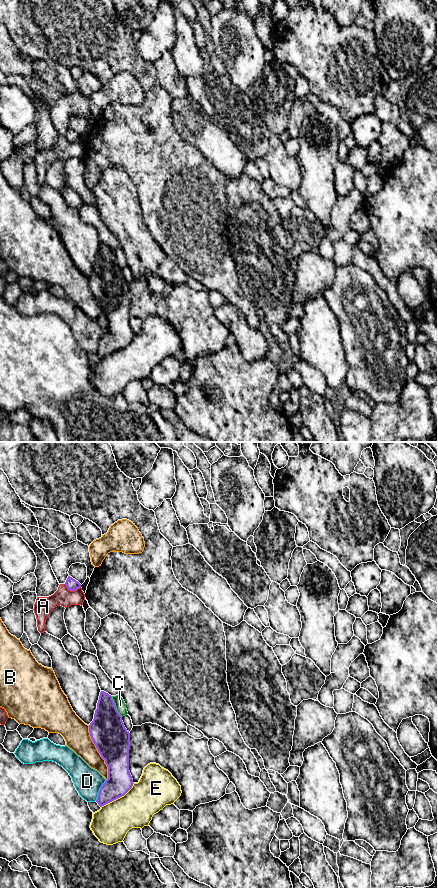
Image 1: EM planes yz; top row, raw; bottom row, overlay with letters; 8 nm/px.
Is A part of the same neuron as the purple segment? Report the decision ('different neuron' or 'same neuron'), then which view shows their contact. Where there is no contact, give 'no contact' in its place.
different neuron; meets purple in yz

